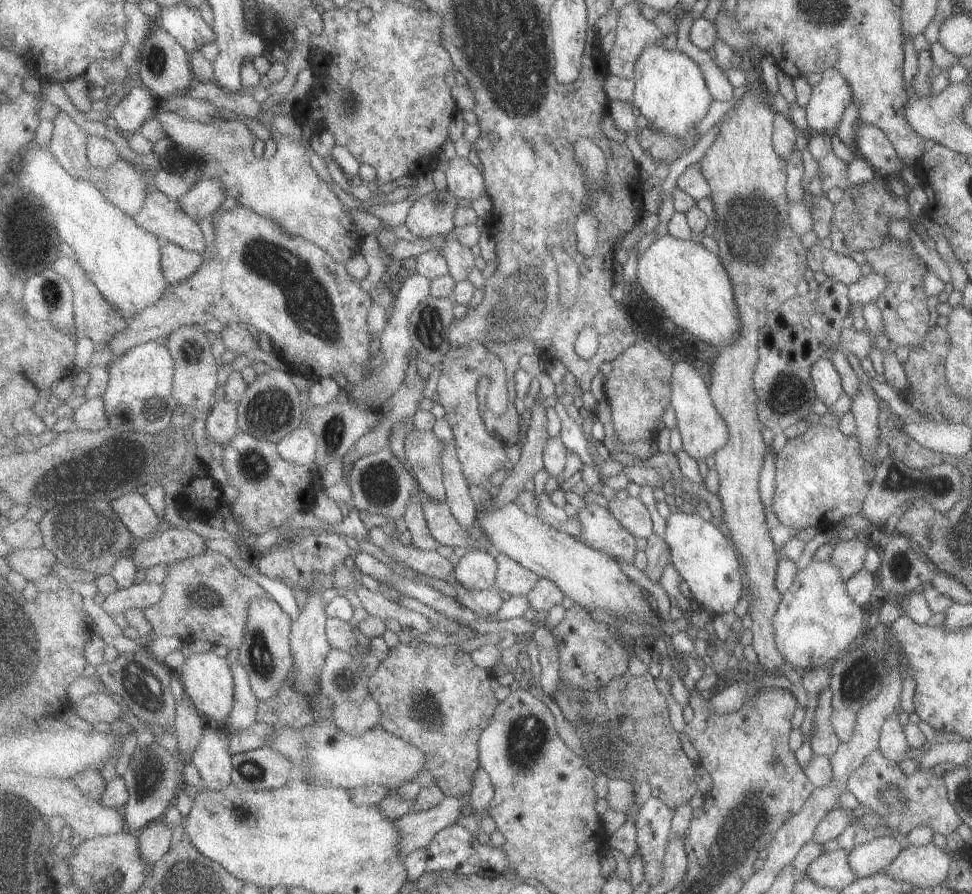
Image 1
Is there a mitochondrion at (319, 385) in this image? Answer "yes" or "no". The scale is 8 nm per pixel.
no

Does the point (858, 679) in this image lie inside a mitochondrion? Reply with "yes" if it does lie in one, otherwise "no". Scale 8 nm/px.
yes

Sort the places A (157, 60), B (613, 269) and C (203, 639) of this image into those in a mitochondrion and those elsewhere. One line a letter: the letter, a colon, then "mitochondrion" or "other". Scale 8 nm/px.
A: mitochondrion
B: other
C: other

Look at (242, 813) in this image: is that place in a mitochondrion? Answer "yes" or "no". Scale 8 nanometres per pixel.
yes

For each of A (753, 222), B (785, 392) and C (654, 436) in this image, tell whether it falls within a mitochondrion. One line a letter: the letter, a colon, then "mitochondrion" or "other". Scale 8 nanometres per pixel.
A: mitochondrion
B: mitochondrion
C: other

